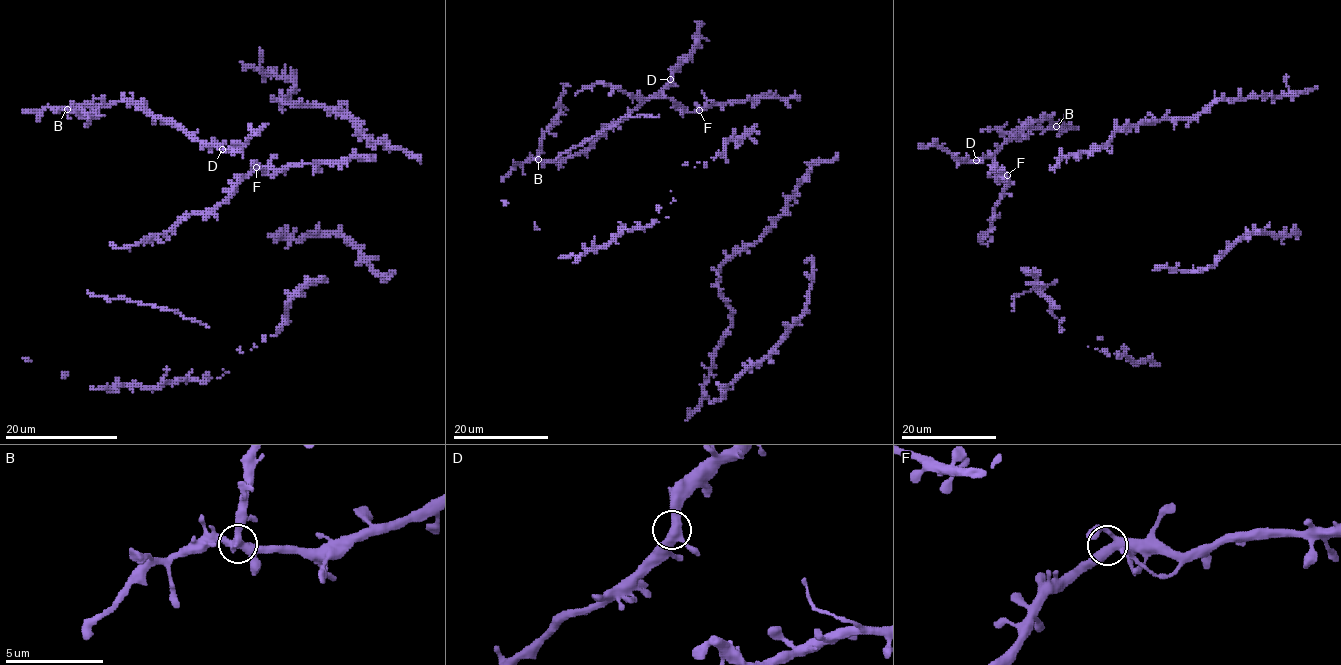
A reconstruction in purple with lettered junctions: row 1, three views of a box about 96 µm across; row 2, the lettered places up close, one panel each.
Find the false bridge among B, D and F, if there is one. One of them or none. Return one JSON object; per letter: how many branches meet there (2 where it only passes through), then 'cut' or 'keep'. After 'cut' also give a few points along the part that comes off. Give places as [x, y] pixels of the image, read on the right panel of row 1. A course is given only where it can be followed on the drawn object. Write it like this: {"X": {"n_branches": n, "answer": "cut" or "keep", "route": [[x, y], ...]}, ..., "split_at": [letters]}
{"B": {"n_branches": 3, "answer": "cut", "route": [[1056, 126], [1019, 126], [1010, 132], [982, 132]]}, "D": {"n_branches": 3, "answer": "keep"}, "F": {"n_branches": 3, "answer": "keep"}, "split_at": ["B"]}

